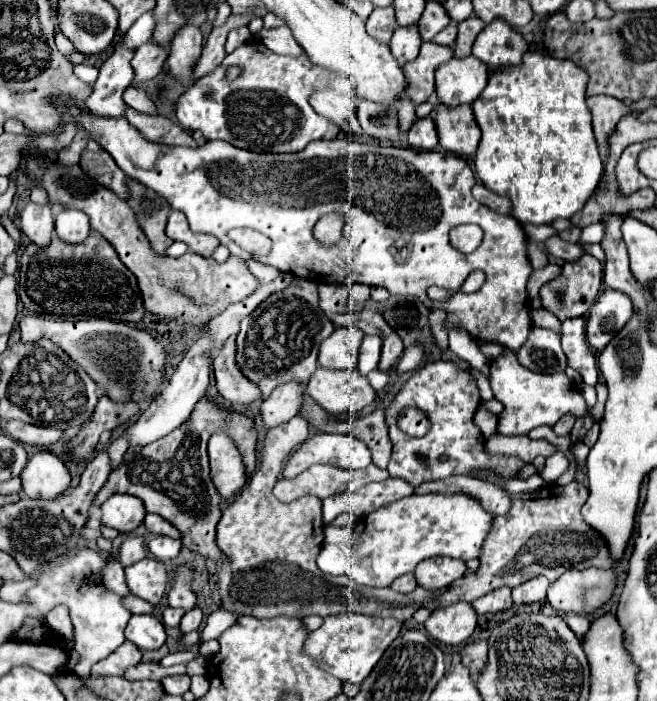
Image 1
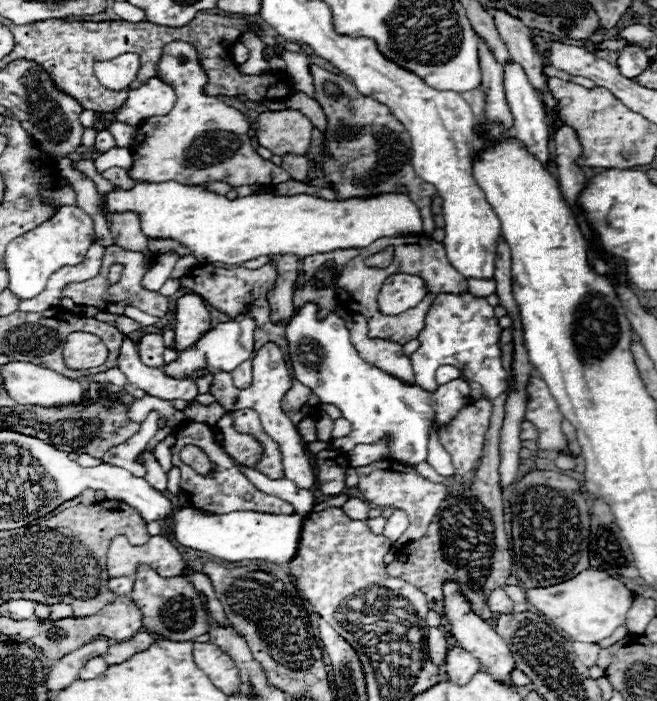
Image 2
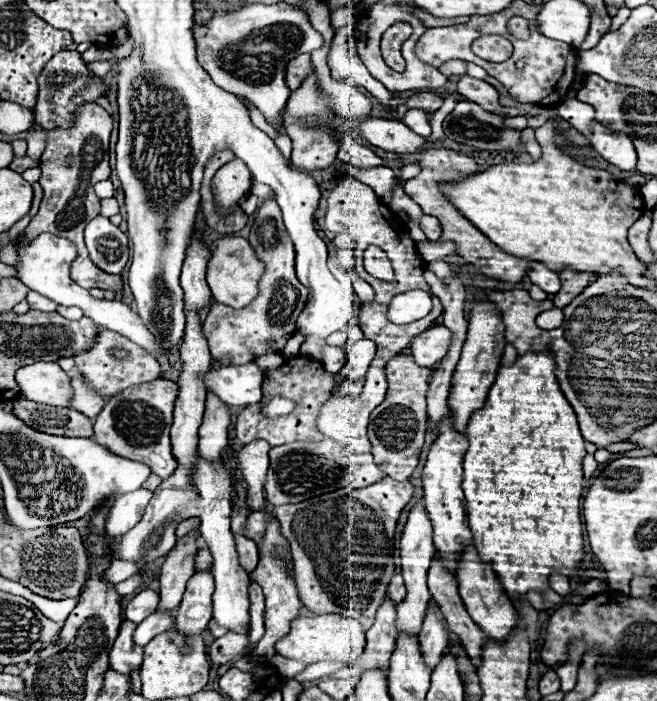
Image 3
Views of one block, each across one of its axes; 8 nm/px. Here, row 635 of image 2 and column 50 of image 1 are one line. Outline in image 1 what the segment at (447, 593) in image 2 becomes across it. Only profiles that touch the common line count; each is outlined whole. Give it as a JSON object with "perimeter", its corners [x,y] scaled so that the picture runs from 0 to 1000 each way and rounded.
{"perimeter":[[[64,642],[43,653],[30,685],[43,710],[85,710],[88,705],[100,702],[107,690],[107,673],[88,650]]]}

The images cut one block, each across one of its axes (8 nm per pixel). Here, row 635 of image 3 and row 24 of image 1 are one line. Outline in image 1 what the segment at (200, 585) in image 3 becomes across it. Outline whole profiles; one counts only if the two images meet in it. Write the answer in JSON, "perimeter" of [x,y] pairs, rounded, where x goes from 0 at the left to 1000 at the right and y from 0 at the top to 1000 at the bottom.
{"perimeter":[[[295,34],[277,37],[262,54],[259,80],[253,91],[259,97],[259,106],[265,106],[274,117],[280,117],[280,111],[286,111],[286,106],[292,103],[292,88],[304,80],[307,60],[307,40]]]}

